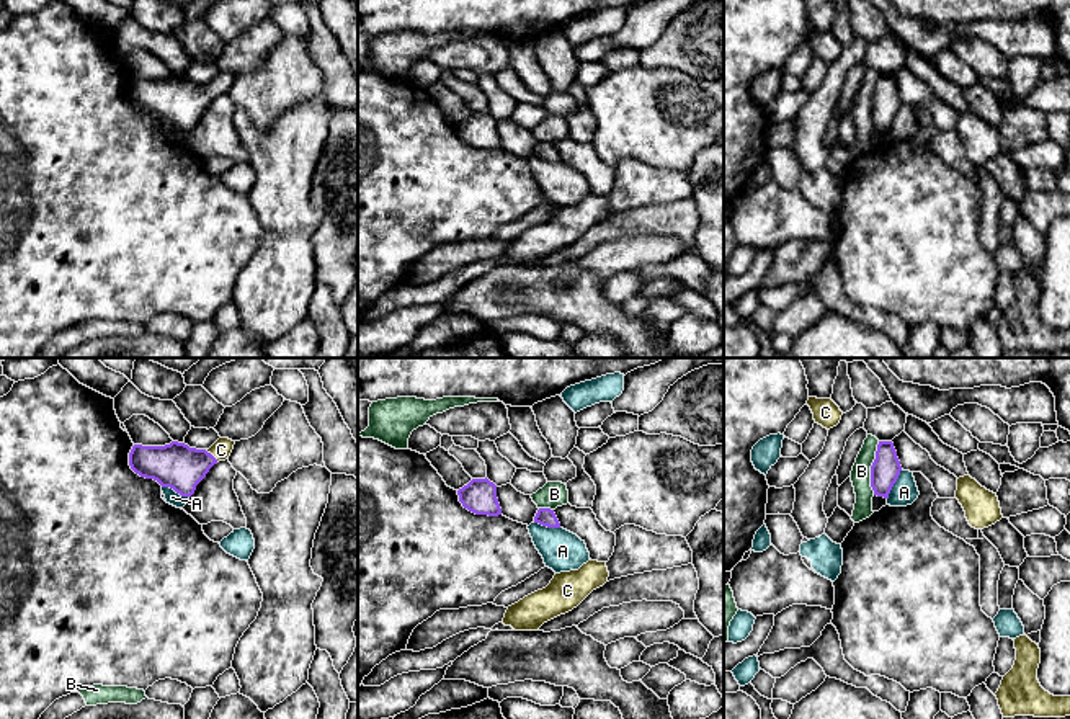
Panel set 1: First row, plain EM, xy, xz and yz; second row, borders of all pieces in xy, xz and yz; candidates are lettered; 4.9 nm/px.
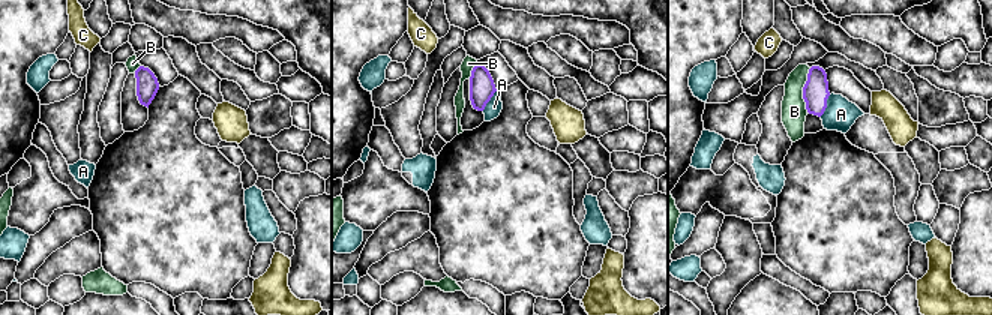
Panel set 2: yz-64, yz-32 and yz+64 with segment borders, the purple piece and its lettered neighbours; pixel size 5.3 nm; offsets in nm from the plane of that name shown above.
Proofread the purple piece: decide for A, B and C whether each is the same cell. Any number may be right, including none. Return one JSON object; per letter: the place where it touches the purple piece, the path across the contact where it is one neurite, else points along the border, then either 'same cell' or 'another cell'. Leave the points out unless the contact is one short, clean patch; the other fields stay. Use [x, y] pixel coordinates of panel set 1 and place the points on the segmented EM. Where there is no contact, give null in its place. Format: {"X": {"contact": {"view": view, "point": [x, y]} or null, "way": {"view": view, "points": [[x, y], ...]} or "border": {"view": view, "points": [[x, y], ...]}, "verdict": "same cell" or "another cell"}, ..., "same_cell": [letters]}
{"A": {"contact": {"view": "yz", "point": [894, 482]}, "border": {"view": "yz", "points": [[902, 469], [887, 499]]}, "verdict": "another cell"}, "B": {"contact": {"view": "yz", "point": [871, 468]}, "border": {"view": "yz", "points": [[879, 442], [871, 466], [873, 494]]}, "verdict": "another cell"}, "C": {"contact": {"view": "xy", "point": [211, 455]}, "way": {"view": "xy", "points": [[177, 466], [190, 466], [211, 455], [221, 450]]}, "verdict": "same cell"}, "same_cell": ["C"]}

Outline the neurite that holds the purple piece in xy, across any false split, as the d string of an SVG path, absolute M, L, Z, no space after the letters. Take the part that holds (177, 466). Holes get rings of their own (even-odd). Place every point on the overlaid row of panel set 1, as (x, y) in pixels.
M219 438L209 449L189 448L178 441L165 446L134 444L129 466L140 477L154 479L181 497L191 497L209 469L229 459L234 444L229 438Z

